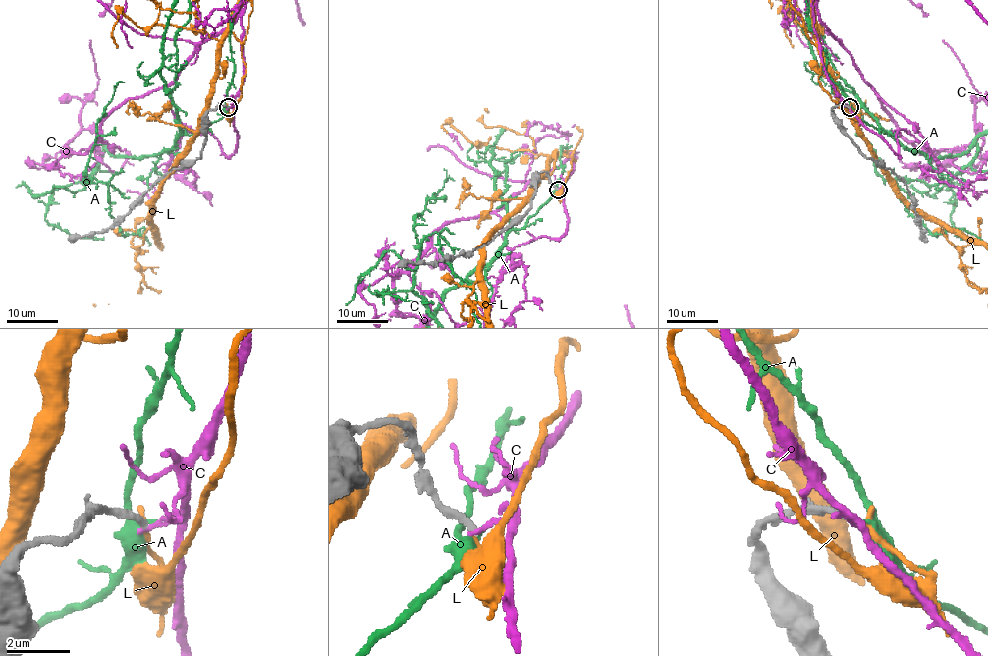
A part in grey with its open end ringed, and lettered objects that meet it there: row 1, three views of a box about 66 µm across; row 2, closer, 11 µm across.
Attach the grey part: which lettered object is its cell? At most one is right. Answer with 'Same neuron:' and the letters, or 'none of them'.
Same neuron: none of them

